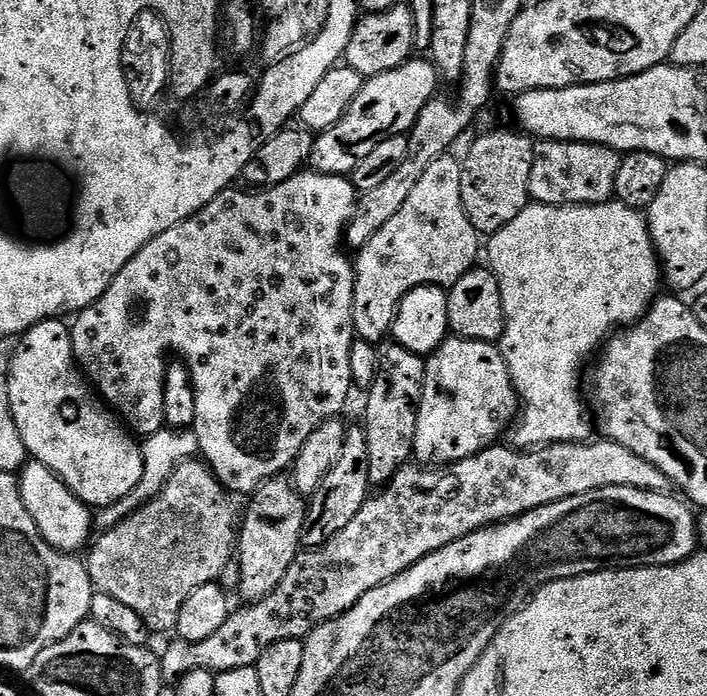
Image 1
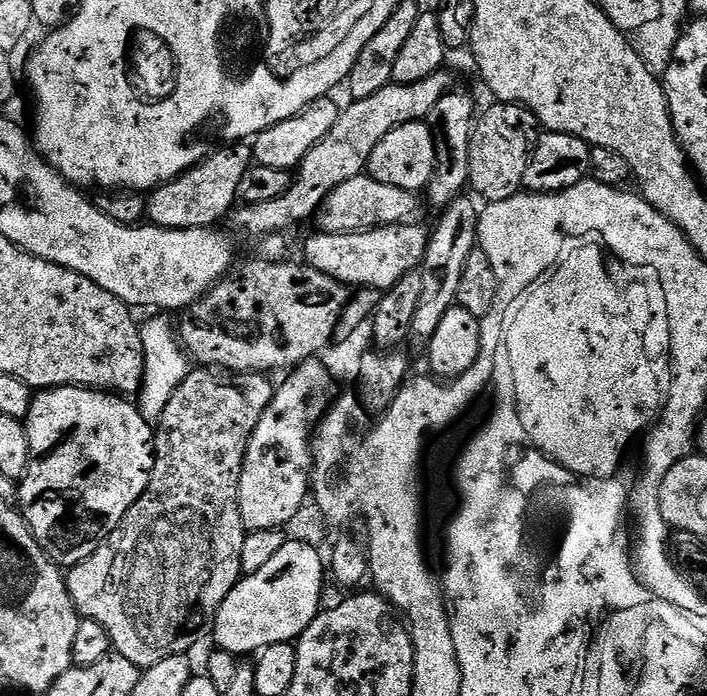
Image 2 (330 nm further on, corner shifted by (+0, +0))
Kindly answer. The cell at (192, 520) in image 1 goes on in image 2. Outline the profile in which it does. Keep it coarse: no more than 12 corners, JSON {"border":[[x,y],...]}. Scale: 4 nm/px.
{"border":[[189,371],[148,489],[67,569],[143,670],[242,579],[240,479],[274,384]]}

